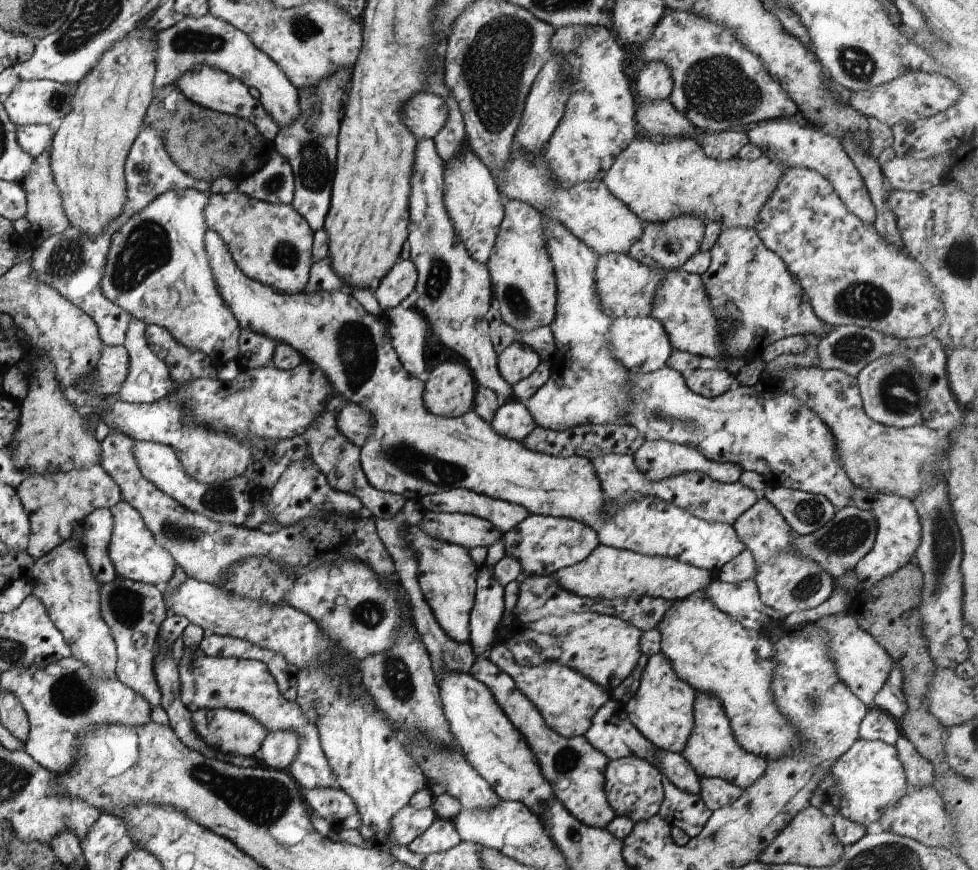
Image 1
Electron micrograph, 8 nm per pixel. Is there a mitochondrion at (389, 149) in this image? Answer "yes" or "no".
no

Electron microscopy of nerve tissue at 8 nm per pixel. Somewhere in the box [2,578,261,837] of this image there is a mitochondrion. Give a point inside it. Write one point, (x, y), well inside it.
(70, 694)

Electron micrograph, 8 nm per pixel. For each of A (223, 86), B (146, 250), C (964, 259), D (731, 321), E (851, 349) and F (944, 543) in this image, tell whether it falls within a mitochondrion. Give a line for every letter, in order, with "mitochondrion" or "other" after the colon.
A: other
B: mitochondrion
C: mitochondrion
D: mitochondrion
E: mitochondrion
F: mitochondrion

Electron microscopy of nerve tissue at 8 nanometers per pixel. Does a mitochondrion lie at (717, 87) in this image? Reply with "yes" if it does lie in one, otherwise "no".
yes

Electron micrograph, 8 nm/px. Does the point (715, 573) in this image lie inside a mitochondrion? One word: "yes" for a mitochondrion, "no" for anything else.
no

